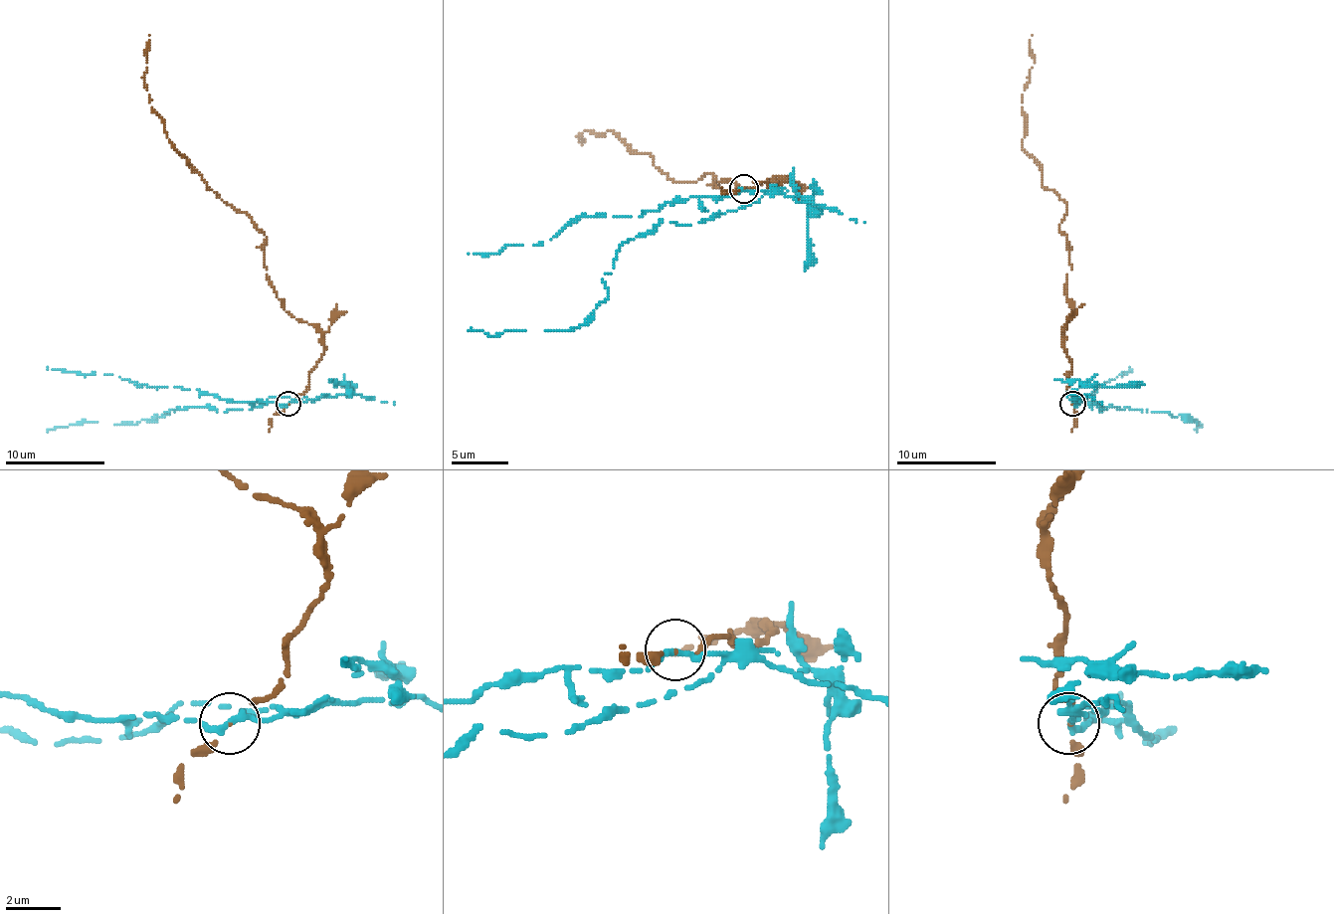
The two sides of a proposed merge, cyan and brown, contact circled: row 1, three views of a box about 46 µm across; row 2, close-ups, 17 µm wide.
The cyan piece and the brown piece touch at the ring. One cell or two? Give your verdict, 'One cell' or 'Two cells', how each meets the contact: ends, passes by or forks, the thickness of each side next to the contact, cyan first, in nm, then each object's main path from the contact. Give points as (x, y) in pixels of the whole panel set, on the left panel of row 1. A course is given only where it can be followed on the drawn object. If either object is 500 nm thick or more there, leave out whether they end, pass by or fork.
Two cells. At the ring cyan passes by. At the ring brown passes by. Thickness 240 nm (cyan) against 60 nm. Course of cyan: (288, 402), (306, 399), (272, 397), (249, 409), (217, 412), (187, 407), (134, 424), (80, 422), (47, 432). Course of brown: (288, 404), (306, 389), (324, 337), (277, 296), (267, 274), (267, 237), (169, 139), (144, 85), (149, 35)

